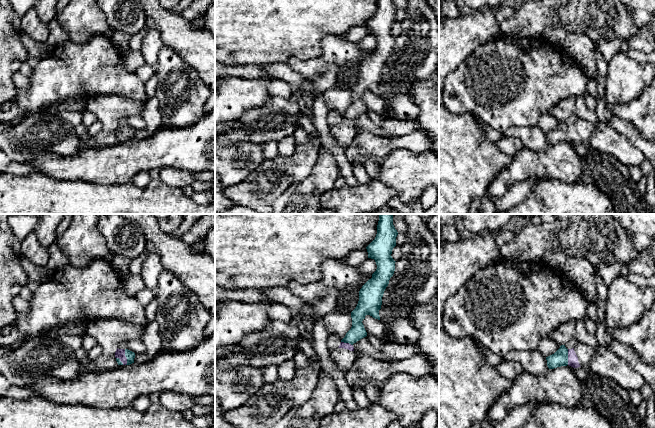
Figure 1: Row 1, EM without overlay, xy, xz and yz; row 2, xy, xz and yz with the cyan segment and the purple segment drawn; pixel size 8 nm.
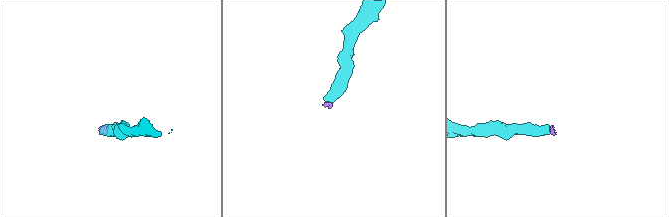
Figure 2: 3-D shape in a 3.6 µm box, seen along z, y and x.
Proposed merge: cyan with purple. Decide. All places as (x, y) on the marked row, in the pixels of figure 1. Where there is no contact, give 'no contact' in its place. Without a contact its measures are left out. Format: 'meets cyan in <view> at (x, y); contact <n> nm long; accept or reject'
meets cyan in yz at (567, 357); contact 130 nm long; accept

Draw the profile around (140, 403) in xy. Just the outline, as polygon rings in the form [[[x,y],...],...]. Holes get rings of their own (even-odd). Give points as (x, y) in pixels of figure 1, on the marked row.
[[[140,396],[133,401],[131,406],[137,411],[143,412],[150,404],[148,396]]]

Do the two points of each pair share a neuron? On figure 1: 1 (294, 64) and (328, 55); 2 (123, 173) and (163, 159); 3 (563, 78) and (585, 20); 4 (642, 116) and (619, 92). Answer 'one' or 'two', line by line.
1: one
2: one
3: two
4: two

